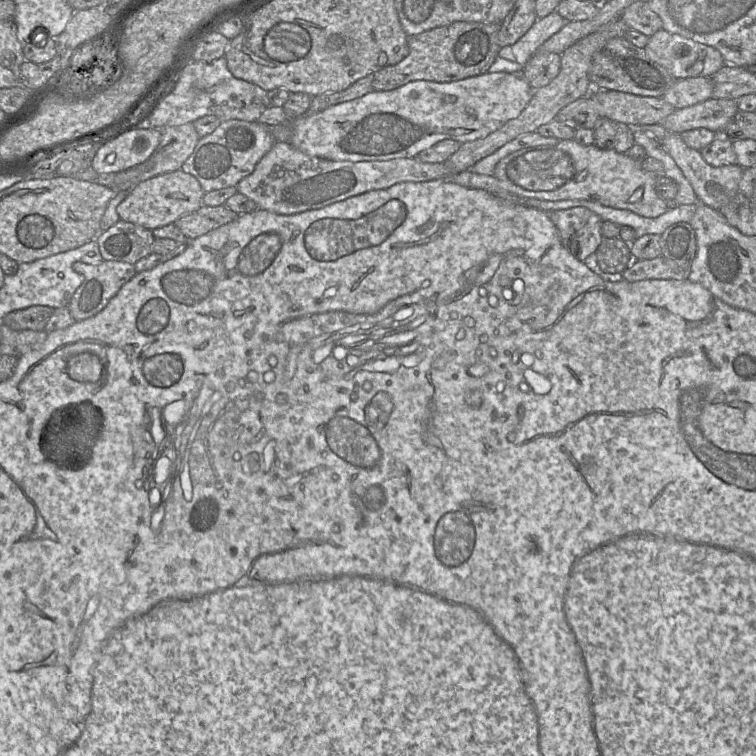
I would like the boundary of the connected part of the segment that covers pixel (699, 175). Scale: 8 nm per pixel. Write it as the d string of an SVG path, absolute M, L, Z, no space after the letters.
M668 133L661 141L661 145L672 156L684 176L690 182L699 202L718 210L728 203L736 194L744 169L736 165L714 167L708 164L700 151L690 148L682 139L681 135Z

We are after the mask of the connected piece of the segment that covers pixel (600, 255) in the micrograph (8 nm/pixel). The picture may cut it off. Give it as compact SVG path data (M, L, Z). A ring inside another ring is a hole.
M603 237L595 255L598 266L607 274L622 274L633 261L631 245L619 237Z

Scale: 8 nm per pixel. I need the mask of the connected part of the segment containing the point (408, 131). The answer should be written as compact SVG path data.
M486 72L452 82L417 80L389 91L372 91L366 95L332 105L314 114L305 114L289 121L293 134L289 141L309 156L333 161L385 161L395 158L416 158L423 150L445 139L460 143L485 138L516 118L530 102L534 89L522 74Z

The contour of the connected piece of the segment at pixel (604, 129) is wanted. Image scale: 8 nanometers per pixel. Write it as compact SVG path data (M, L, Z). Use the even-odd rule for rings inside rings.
M601 119L594 129L594 145L601 149L627 153L634 145L634 131L629 125Z

